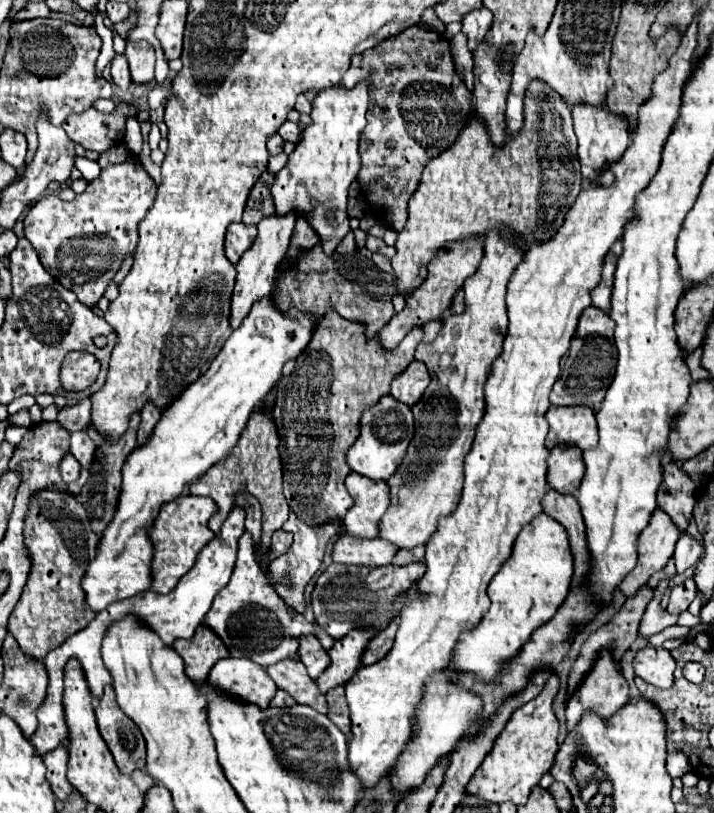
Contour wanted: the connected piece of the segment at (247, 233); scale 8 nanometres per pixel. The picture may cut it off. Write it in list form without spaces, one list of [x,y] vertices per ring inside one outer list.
[[[243,223],[229,225],[227,237],[225,237],[225,255],[233,265],[241,259],[247,247],[251,247],[251,243],[255,241],[255,235],[257,235],[255,225],[243,225]]]

